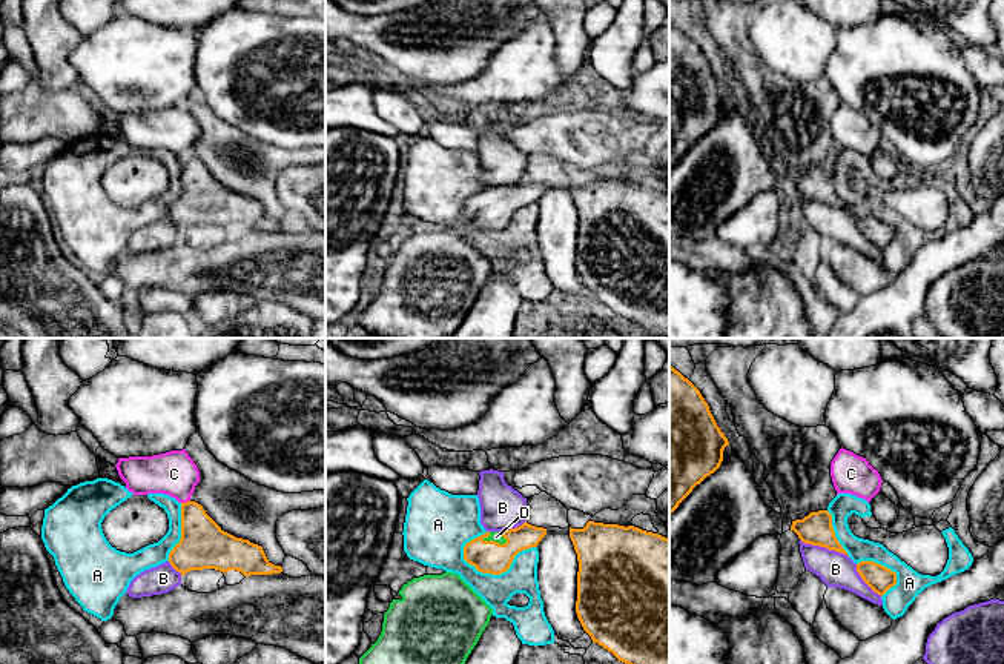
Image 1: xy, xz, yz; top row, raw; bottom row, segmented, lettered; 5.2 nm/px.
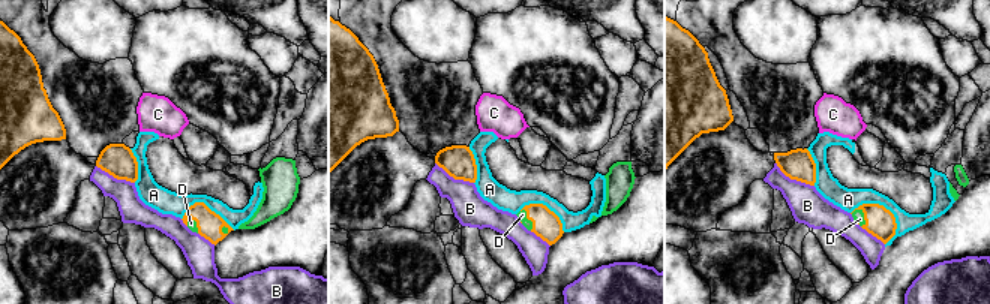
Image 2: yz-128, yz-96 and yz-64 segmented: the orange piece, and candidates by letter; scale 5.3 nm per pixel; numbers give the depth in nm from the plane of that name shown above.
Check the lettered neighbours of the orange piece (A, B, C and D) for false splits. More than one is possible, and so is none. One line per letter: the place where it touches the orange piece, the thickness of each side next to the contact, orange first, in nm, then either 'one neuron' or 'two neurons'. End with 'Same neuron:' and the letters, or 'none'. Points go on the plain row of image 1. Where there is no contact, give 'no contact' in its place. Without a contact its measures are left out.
A: xz (501, 228) | 180/170 nm | two neurons
B: yz (825, 202) | 170/180 nm | two neurons
C: xy (184, 159) | 240/240 nm | two neurons
D: xz (495, 197) | 180/50 nm | one neuron
Same neuron: D

